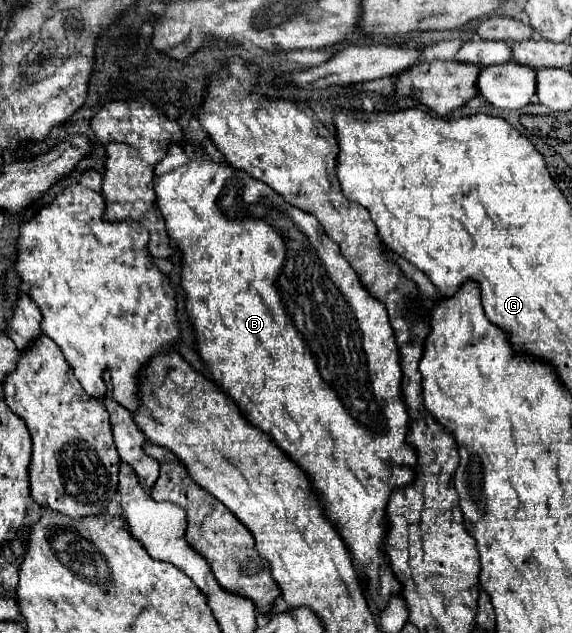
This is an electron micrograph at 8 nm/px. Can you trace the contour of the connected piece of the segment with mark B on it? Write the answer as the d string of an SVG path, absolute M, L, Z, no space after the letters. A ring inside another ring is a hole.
M170 143L166 157L156 163L154 191L156 191L156 205L166 221L166 231L182 253L184 265L180 271L180 287L184 289L184 295L186 295L186 315L194 329L196 349L206 369L210 371L216 385L234 403L238 403L244 419L250 425L256 425L256 429L260 429L268 437L272 437L274 445L278 445L278 449L282 449L286 457L290 457L294 463L298 463L300 469L304 469L314 495L322 503L324 515L332 521L332 525L344 539L352 555L352 561L362 569L362 577L366 581L366 591L370 599L374 601L378 611L382 611L388 605L390 597L402 593L402 583L398 581L398 577L394 577L394 571L388 565L382 569L382 563L386 561L384 543L390 529L390 523L386 517L386 505L394 489L410 485L412 477L416 475L416 453L414 453L414 447L406 443L410 417L400 393L400 385L402 385L400 353L398 353L398 347L394 347L394 329L388 323L386 307L382 307L382 303L366 291L360 277L354 273L350 263L346 263L346 259L342 257L338 243L326 237L326 231L322 229L322 225L318 223L314 215L290 205L278 193L274 193L274 189L250 177L248 173L234 171L234 167L230 167L228 163L216 163L208 153L196 153L196 151L188 153L182 143ZM290 239L292 239L292 257L286 257Z

